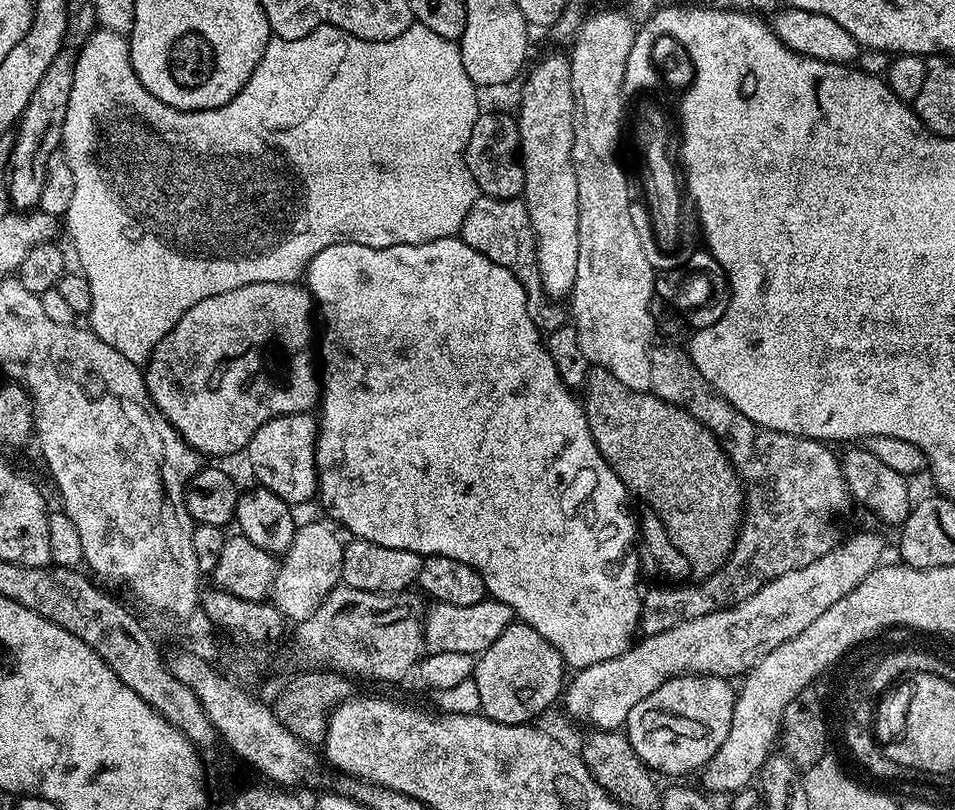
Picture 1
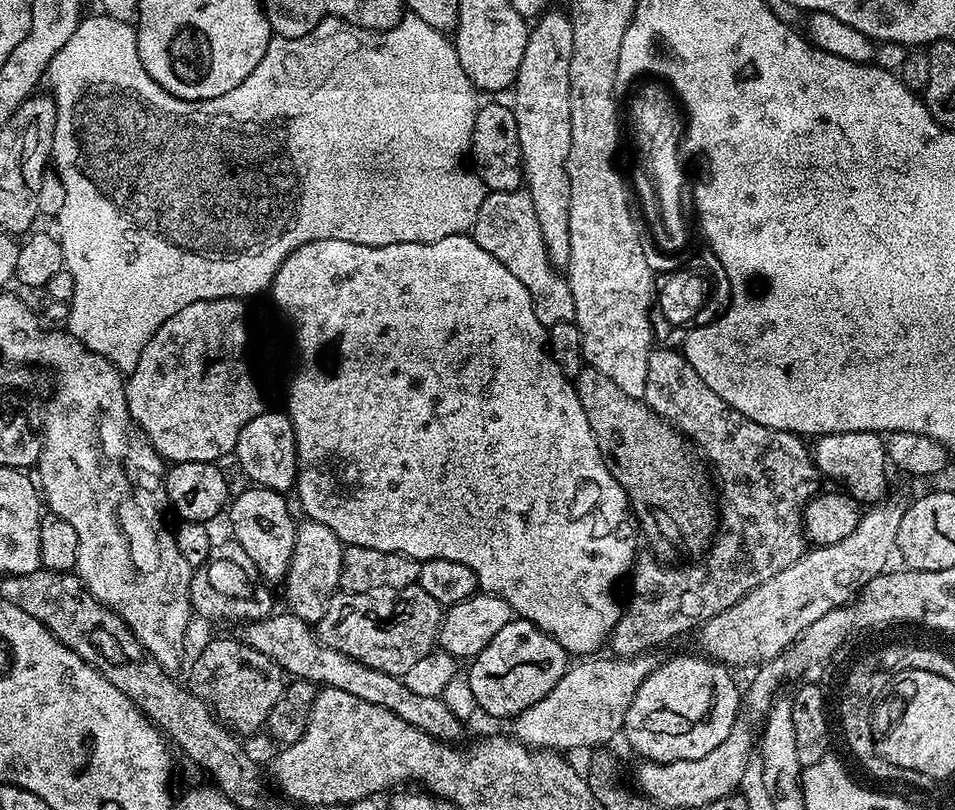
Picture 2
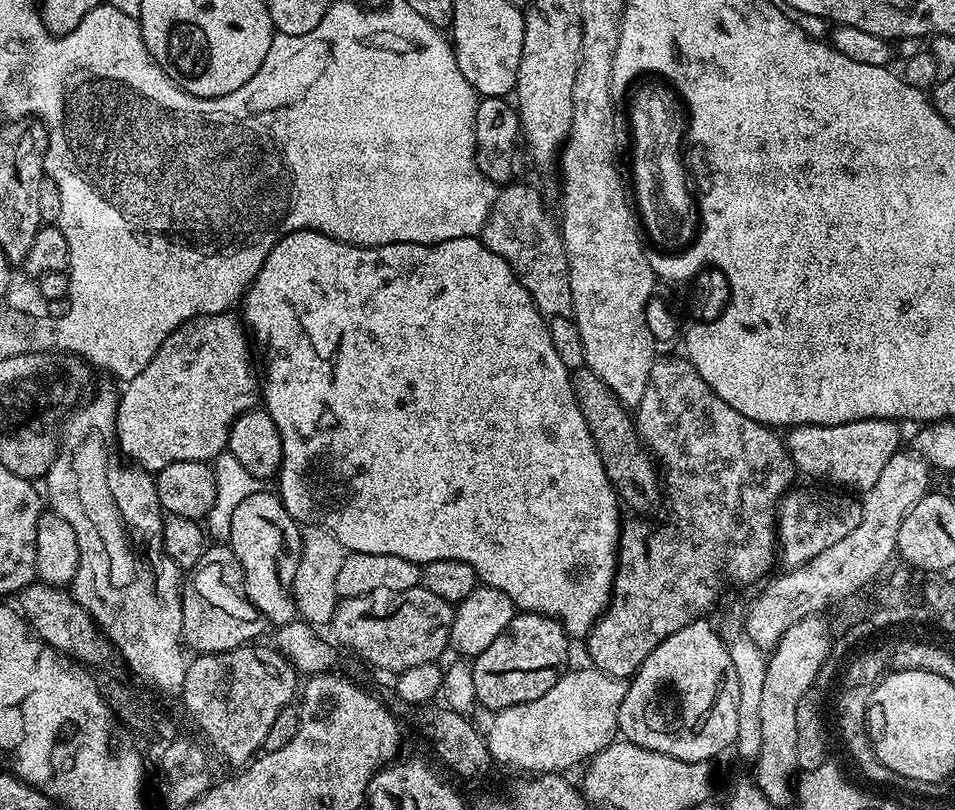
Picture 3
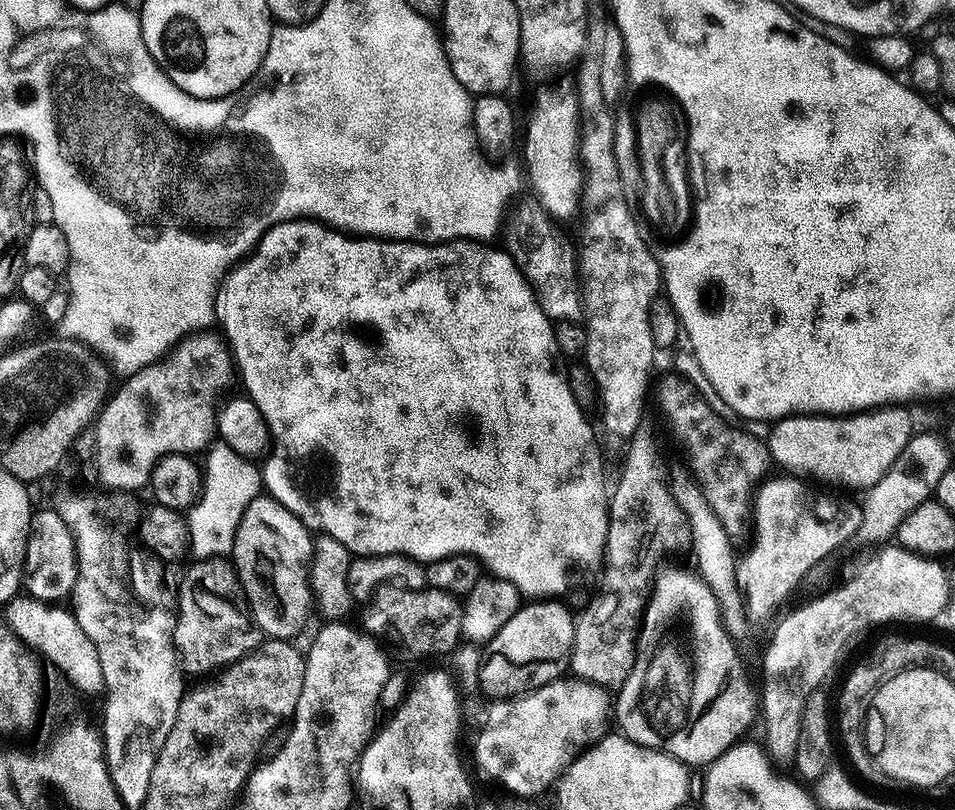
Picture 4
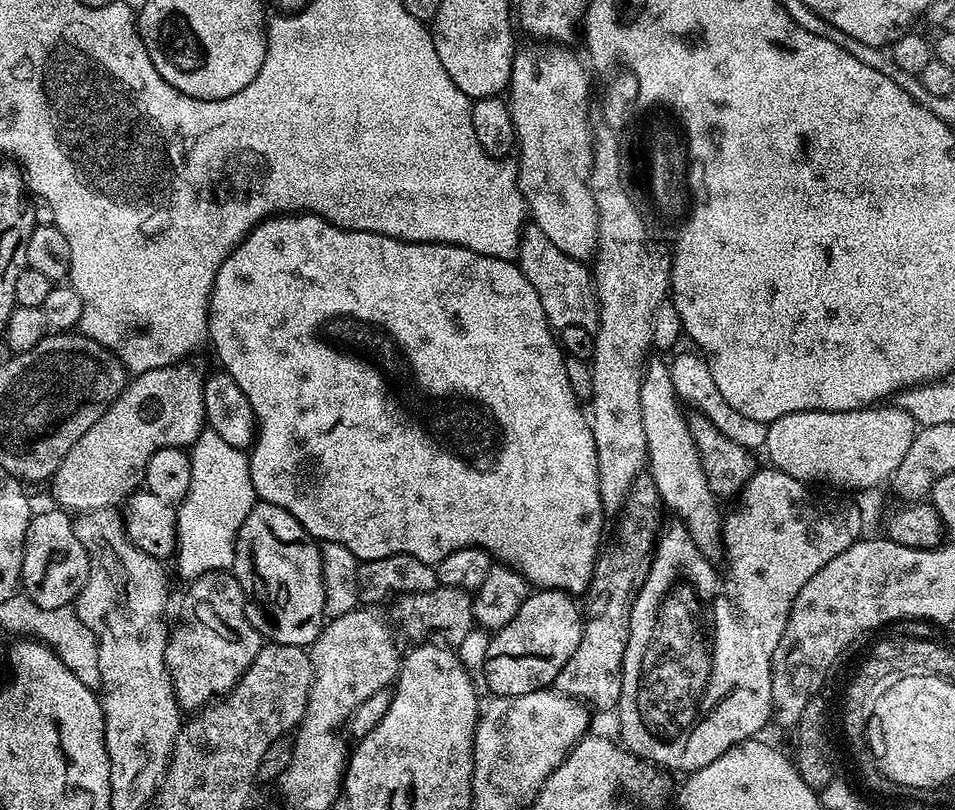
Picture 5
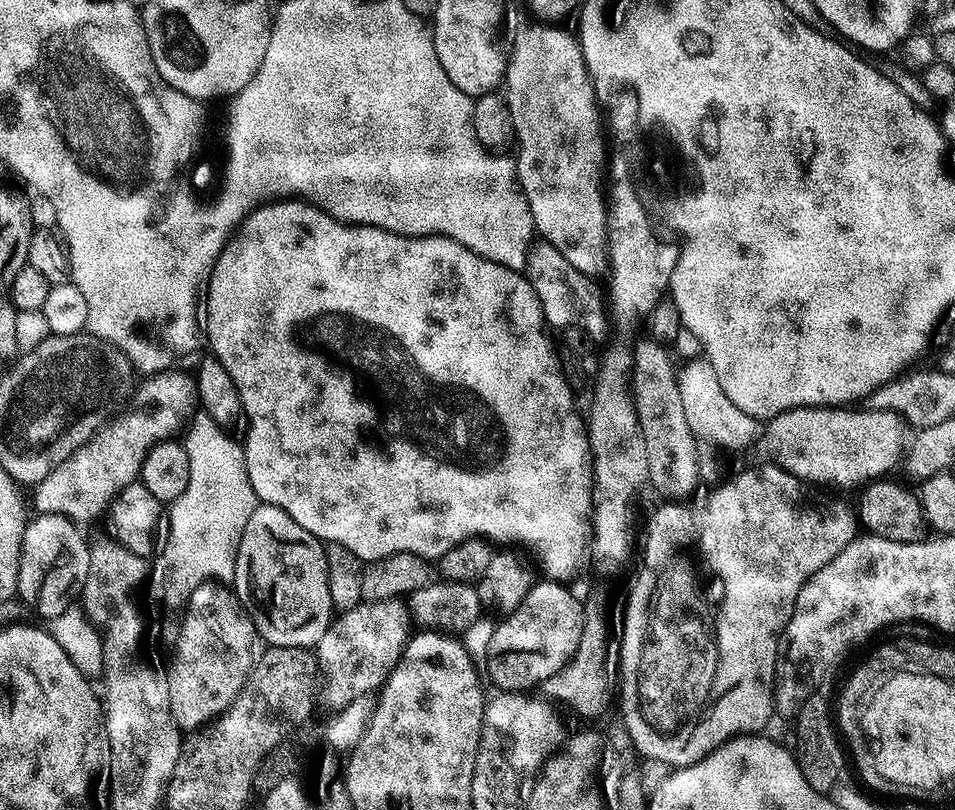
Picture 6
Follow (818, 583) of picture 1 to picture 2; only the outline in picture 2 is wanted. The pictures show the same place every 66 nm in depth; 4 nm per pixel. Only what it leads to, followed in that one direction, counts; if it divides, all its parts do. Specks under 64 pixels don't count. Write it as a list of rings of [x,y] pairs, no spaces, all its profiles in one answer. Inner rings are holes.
[[[884,498],[861,515],[860,525],[850,530],[846,538],[833,544],[809,547],[794,566],[778,570],[774,578],[766,578],[762,586],[734,602],[730,610],[722,610],[722,614],[714,614],[714,618],[701,624],[699,651],[708,659],[729,666],[759,666],[775,656],[783,656],[822,614],[845,607],[875,576],[889,567],[888,559],[896,552],[898,525],[902,523],[905,507],[905,501]],[[645,654],[627,658],[607,658],[608,660],[584,658],[573,663],[558,682],[558,686],[554,686],[554,690],[550,690],[550,694],[546,694],[546,698],[534,702],[534,706],[530,706],[515,717],[515,739],[522,744],[527,744],[529,748],[555,750],[561,754],[568,754],[571,748],[596,750],[607,745],[604,744],[607,740],[621,735],[624,719],[630,710],[630,702],[634,702],[634,694],[638,694],[638,686],[642,686],[642,682],[646,682],[646,678],[656,669],[658,660],[657,657],[654,657],[655,655]]]

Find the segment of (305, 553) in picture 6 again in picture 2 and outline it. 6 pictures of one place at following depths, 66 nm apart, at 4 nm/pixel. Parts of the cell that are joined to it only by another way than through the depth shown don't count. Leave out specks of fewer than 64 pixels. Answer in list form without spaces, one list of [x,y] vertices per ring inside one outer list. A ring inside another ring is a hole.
[[[248,486],[245,492],[240,492],[231,497],[230,507],[226,517],[232,523],[231,535],[250,554],[257,573],[268,580],[283,581],[288,575],[288,567],[292,561],[292,551],[296,541],[296,524],[292,520],[292,512],[281,493],[262,488]]]

